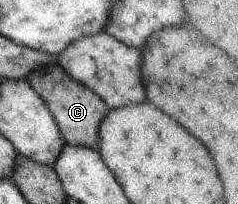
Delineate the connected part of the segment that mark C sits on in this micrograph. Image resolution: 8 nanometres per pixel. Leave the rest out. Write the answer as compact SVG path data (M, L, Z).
M59 62L35 68L27 76L27 80L33 90L45 100L45 104L47 104L63 138L66 140L66 144L79 144L79 146L97 149L99 146L99 124L103 122L103 116L109 110L100 96L97 96L95 92L79 81L73 80L61 68Z

